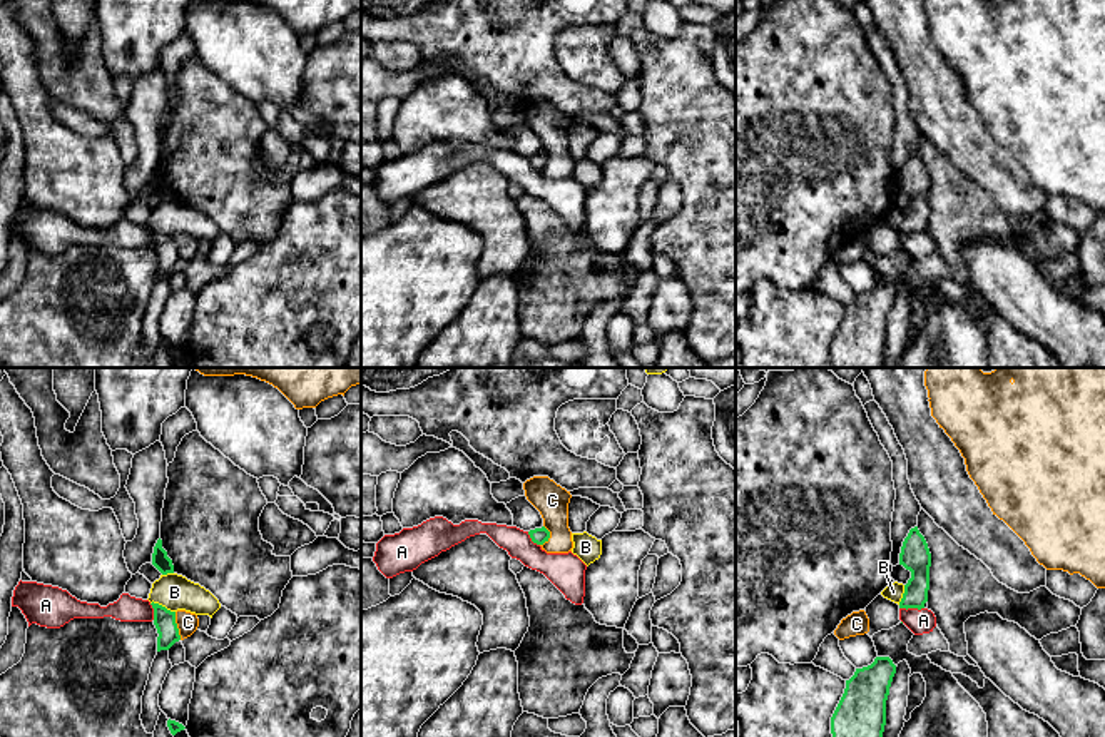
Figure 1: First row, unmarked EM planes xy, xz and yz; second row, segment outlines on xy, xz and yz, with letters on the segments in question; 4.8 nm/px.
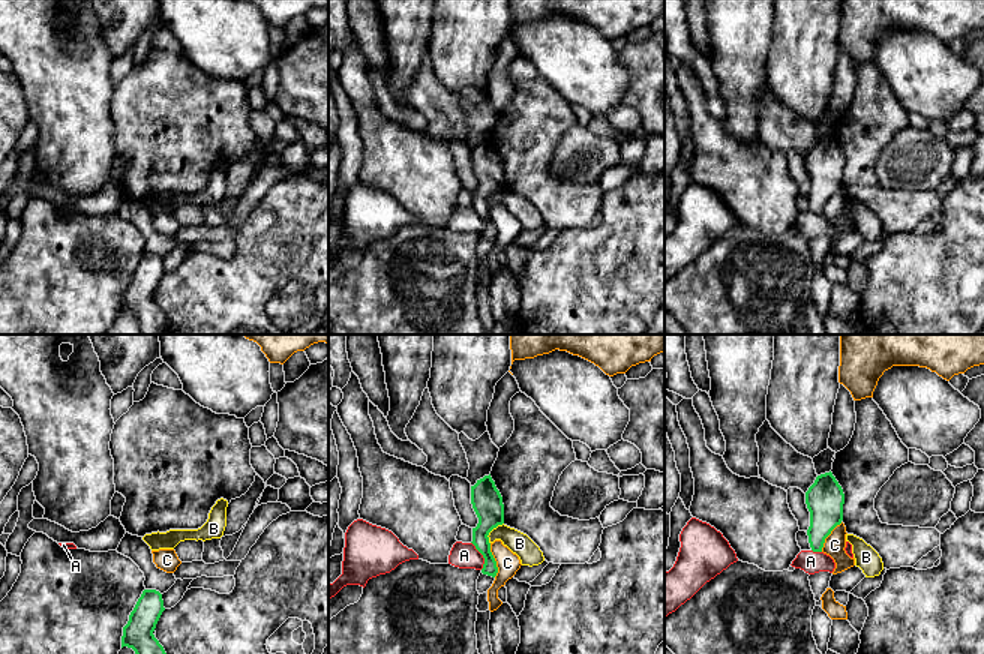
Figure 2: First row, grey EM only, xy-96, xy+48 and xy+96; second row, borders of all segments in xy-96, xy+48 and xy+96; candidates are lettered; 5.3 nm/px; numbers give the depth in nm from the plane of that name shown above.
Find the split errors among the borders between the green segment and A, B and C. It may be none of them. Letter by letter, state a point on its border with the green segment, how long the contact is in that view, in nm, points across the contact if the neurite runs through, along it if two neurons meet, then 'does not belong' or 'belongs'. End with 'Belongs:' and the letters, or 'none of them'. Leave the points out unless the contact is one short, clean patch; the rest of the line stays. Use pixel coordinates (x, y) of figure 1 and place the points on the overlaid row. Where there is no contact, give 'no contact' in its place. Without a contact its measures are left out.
A: contact yz (911, 607); length 120 nm; border yz (900, 607), (923, 609); does not belong
B: contact xy (161, 605); length 130 nm; border xy (151, 602), (157, 602), (174, 612); does not belong
C: contact xy (176, 625); length 140 nm; border xy (174, 612), (181, 639); does not belong
Belongs: none of them

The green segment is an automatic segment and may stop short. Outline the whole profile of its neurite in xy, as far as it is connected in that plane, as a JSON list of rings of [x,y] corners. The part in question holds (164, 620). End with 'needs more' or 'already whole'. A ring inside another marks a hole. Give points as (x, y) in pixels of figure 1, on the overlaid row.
[[[150,603],[154,608],[154,625],[157,628],[157,652],[169,650],[176,642],[181,640],[179,628],[176,623],[176,612],[167,610],[159,603]]] | already whole

